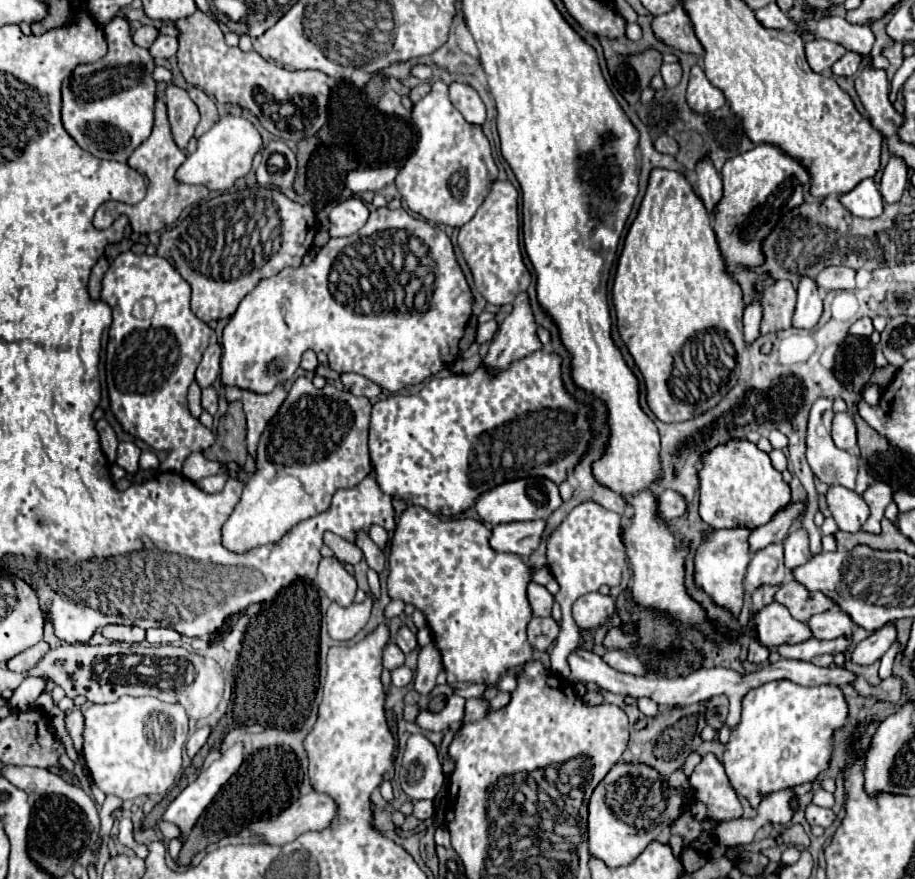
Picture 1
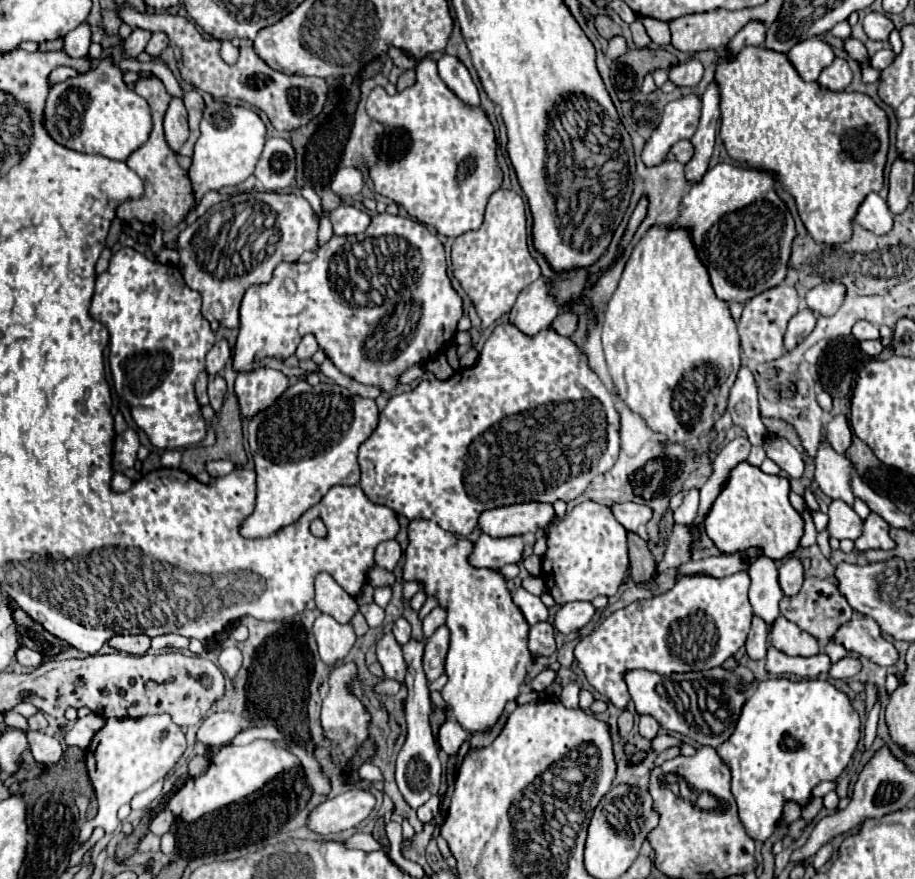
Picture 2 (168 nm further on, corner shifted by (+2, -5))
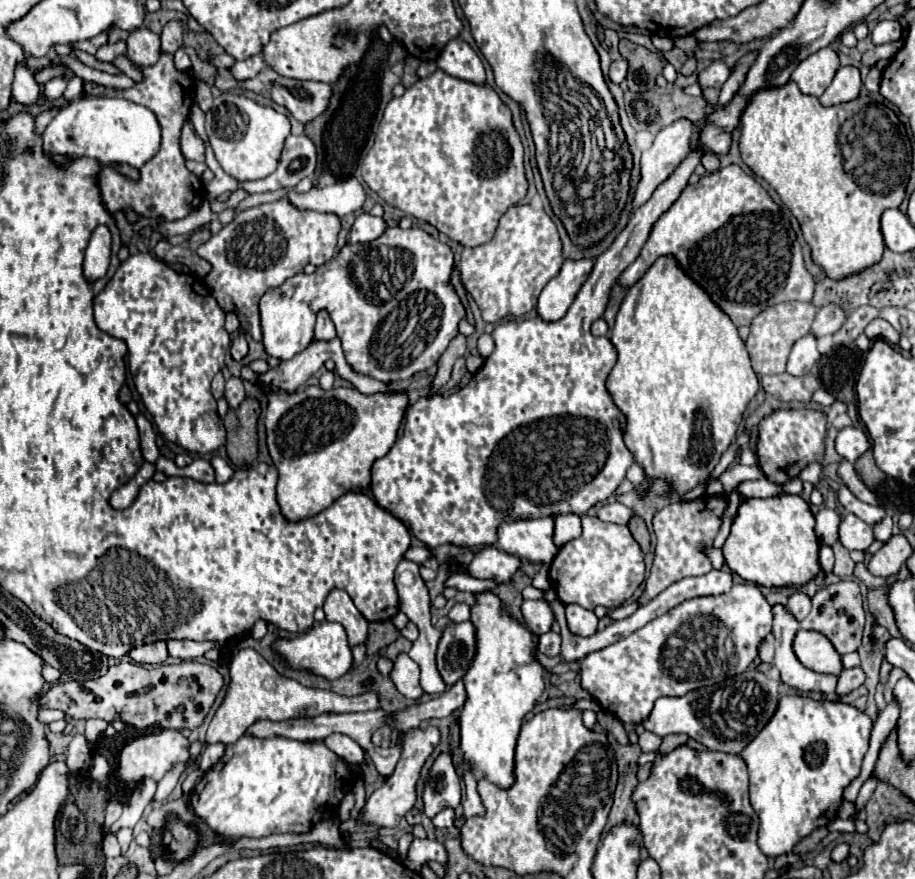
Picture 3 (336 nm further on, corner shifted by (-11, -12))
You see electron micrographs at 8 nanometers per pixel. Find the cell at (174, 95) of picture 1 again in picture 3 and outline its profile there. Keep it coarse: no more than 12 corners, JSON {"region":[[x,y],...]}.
{"region":[[188,120],[182,128],[182,154],[204,162],[204,142]]}

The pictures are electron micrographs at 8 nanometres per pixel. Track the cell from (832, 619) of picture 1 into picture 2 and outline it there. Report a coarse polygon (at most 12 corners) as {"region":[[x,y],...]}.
{"region":[[853,615],[831,639],[877,665],[897,651],[871,617]]}

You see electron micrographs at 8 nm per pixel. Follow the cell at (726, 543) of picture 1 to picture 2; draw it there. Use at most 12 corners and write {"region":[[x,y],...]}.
{"region":[[685,575],[575,647],[619,709],[627,669],[719,667],[743,647],[749,575]]}

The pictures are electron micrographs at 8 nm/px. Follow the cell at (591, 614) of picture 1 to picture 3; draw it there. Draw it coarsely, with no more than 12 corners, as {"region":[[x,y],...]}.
{"region":[[566,606],[570,632],[592,636],[598,626],[592,610]]}

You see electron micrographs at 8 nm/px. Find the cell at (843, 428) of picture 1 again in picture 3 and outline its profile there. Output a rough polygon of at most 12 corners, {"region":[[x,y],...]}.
{"region":[[842,428],[836,452],[856,462],[870,442],[860,428]]}

